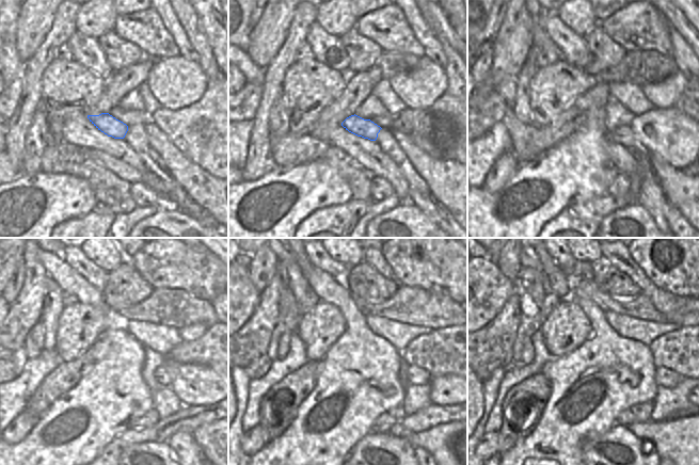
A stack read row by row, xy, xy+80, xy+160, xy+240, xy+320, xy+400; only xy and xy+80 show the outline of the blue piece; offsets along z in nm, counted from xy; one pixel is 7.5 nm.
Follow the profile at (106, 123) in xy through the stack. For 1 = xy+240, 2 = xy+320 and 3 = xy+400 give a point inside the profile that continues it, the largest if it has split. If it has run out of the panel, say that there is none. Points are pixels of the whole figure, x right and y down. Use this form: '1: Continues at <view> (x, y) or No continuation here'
1: Continues at xy+240 (165, 375)
2: Continues at xy+320 (410, 374)
3: Continues at xy+400 (664, 377).

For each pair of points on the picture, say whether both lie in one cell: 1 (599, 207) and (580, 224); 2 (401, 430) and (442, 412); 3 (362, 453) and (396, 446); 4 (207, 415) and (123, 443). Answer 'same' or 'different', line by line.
1: same
2: same
3: same
4: same

